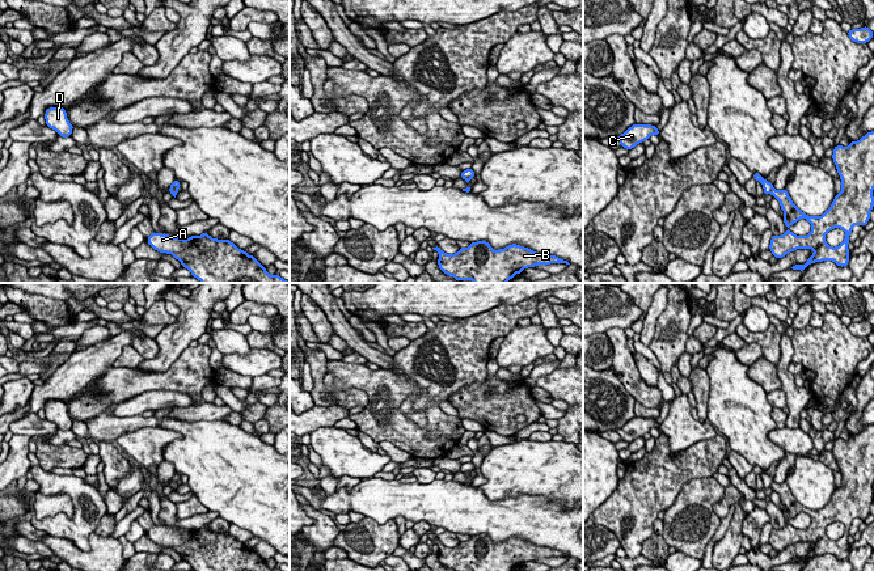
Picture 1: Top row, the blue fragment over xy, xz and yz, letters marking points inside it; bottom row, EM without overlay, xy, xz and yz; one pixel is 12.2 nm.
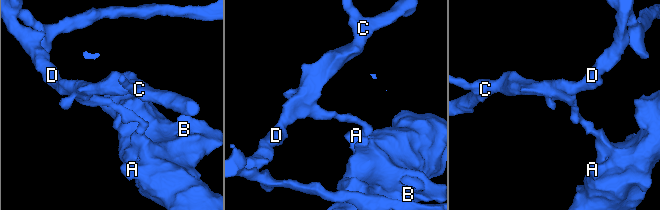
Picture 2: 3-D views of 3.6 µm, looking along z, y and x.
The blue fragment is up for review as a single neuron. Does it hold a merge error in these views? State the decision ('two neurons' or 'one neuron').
two neurons

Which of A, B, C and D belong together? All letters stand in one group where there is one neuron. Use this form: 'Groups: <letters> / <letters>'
Groups: A B / C D

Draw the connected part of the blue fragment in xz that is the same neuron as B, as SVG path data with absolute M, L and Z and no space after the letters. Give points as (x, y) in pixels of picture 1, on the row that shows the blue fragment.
M477 241L470 242L468 248L460 248L455 254L444 253L438 245L432 249L439 254L439 268L457 282L507 283L528 267L550 263L570 265L556 255L536 253L516 244L494 250L487 241Z

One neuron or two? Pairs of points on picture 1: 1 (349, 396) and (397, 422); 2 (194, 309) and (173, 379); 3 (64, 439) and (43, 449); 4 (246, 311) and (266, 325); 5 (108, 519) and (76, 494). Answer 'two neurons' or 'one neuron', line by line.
1: two neurons
2: two neurons
3: two neurons
4: two neurons
5: two neurons

